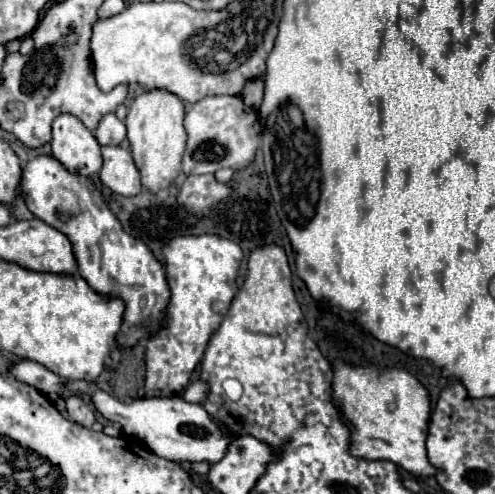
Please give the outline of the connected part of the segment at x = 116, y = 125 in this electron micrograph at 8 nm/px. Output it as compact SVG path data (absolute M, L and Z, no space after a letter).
M106 114L98 128L94 130L94 136L98 140L100 146L106 146L106 144L120 144L124 138L126 138L126 128L124 128L124 122L120 122L114 114Z

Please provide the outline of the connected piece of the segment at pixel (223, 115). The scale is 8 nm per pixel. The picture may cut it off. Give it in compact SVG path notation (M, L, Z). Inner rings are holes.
M208 96L198 100L186 110L184 128L188 132L188 144L182 158L186 174L214 174L220 168L246 168L260 144L258 112L242 102L240 96Z

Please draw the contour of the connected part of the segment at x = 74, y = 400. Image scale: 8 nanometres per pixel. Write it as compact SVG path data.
M76 394L66 398L66 410L68 410L70 420L74 420L74 422L86 426L86 428L90 428L96 422L92 408L80 396L76 396Z

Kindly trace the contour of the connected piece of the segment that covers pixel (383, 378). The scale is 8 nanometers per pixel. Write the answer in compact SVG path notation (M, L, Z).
M336 362L332 398L342 410L342 418L350 428L354 456L368 460L390 460L406 472L428 478L440 470L426 458L426 438L430 420L430 394L406 370L378 372L374 366L350 366Z

